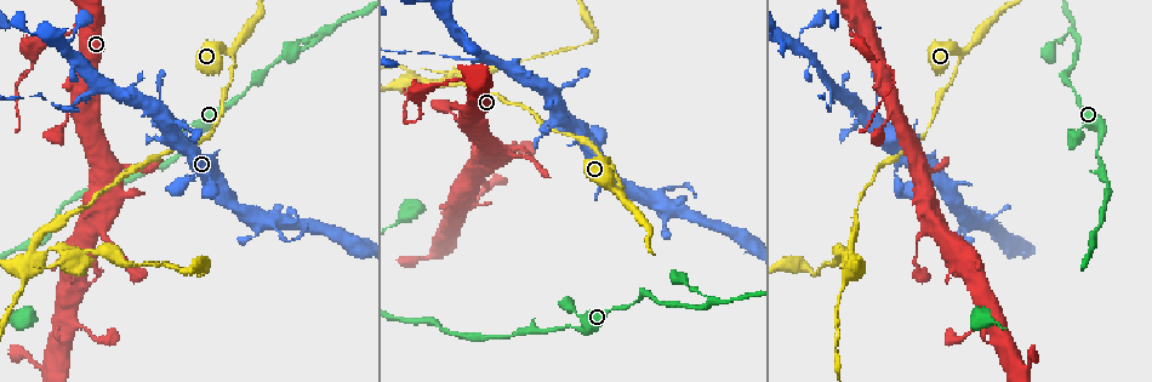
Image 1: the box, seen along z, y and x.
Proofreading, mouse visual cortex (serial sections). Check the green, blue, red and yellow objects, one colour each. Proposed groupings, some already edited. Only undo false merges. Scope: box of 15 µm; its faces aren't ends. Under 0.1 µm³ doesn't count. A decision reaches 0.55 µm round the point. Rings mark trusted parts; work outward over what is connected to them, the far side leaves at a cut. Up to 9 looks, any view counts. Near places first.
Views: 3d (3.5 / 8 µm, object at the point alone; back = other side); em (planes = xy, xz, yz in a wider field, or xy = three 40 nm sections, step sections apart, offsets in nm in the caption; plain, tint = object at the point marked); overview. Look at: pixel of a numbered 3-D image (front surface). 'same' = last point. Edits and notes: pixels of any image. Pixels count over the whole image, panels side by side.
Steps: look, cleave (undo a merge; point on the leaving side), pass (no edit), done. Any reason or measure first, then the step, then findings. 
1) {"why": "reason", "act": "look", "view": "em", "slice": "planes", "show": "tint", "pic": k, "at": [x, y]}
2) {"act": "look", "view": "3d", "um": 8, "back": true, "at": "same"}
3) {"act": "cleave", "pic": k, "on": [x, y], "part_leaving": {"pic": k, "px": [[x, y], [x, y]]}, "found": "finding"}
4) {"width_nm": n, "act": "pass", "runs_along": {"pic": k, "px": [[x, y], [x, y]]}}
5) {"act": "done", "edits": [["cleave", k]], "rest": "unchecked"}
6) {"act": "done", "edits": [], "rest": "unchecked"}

{"why": "a fork", "act": "look", "view": "3d", "um": 3.5, "pic": 1, "at": [320, 34]}

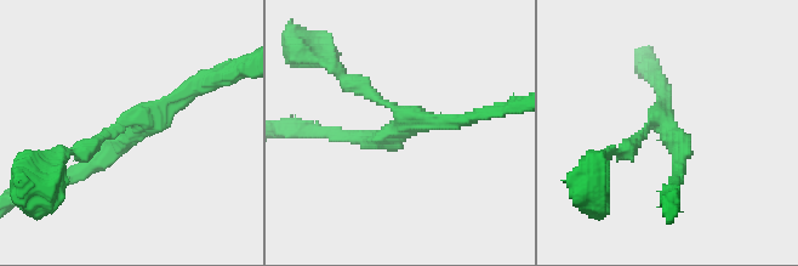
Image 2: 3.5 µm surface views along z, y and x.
{"arms": 3, "arm_widths_nm": [200, 200, 200], "act": "look", "view": "em", "slice": "planes", "show": "tint", "pic": 2, "at": [139, 124]}

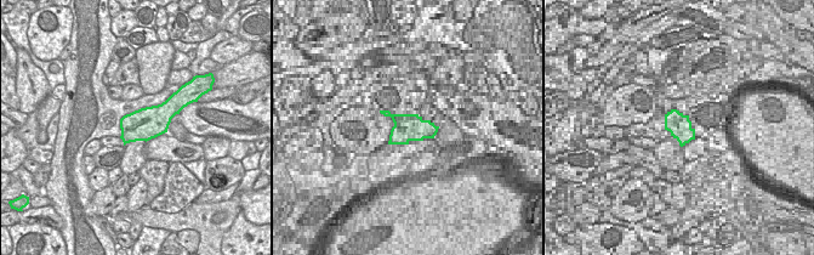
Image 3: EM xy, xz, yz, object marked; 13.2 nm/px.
{"act": "pass", "runs_along": {"pic": 2, "px": [[346, 137], [409, 125], [349, 81]]}, "found": "all the same cell"}

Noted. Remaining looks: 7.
{"why": "three-way junction", "act": "look", "view": "3d", "um": 3.5, "pic": 1, "at": [230, 52]}

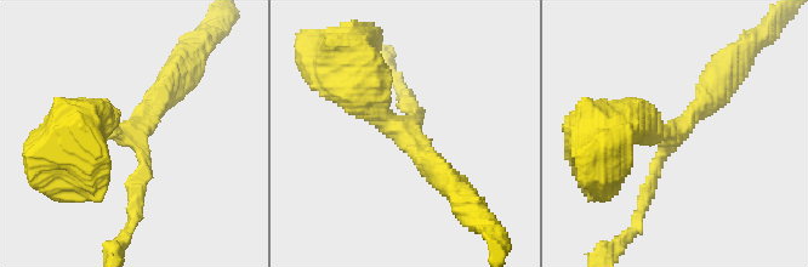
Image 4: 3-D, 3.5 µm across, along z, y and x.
{"arms": 3, "arm_widths_nm": [200, 300, 600], "act": "look", "view": "em", "slice": "xy", "step": 1, "show": "tint", "pic": 4, "at": [398, 128]}

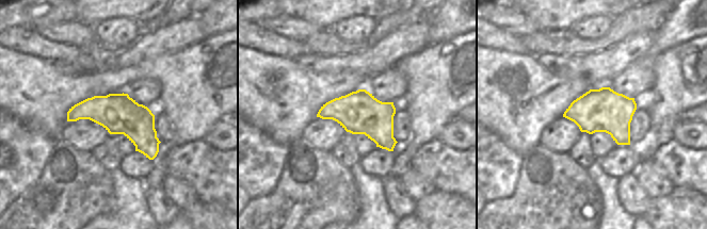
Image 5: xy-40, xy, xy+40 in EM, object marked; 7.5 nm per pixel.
{"act": "pass", "runs_along": {"pic": 4, "px": [[79, 128], [140, 146], [135, 205]]}, "found": "one cell here"}

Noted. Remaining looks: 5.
{"why": "thin arm on a thick one", "act": "look", "view": "3d", "um": 3.5, "pic": 1, "at": [34, 250]}

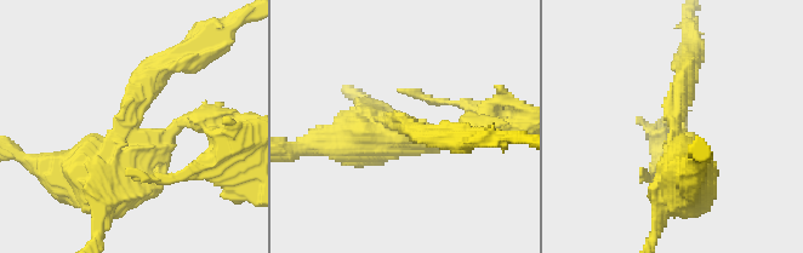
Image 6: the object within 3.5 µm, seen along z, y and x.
{"why": "shape alone is not enough", "act": "look", "view": "em", "slice": "xy", "step": 3, "show": "plain", "pic": 6, "at": [683, 130]}

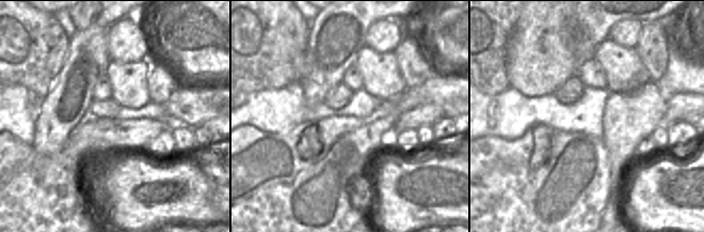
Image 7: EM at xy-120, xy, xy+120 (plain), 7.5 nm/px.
{"why": "where the object lies", "act": "look", "view": "em", "slice": "xy", "step": 3, "show": "tint", "at": "same"}

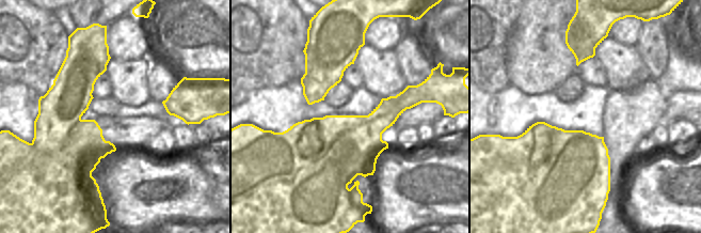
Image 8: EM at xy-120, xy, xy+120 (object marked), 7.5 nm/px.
{"width_nm": 500, "act": "cleave", "pic": 6, "on": [158, 171], "part_leaving": {"pic": 6, "px": [[136, 132], [244, 125]]}, "found": "two cells meet here"}

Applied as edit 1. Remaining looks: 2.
{"act": "done", "edits": [["cleave", 6]], "rest": "unchecked"}

